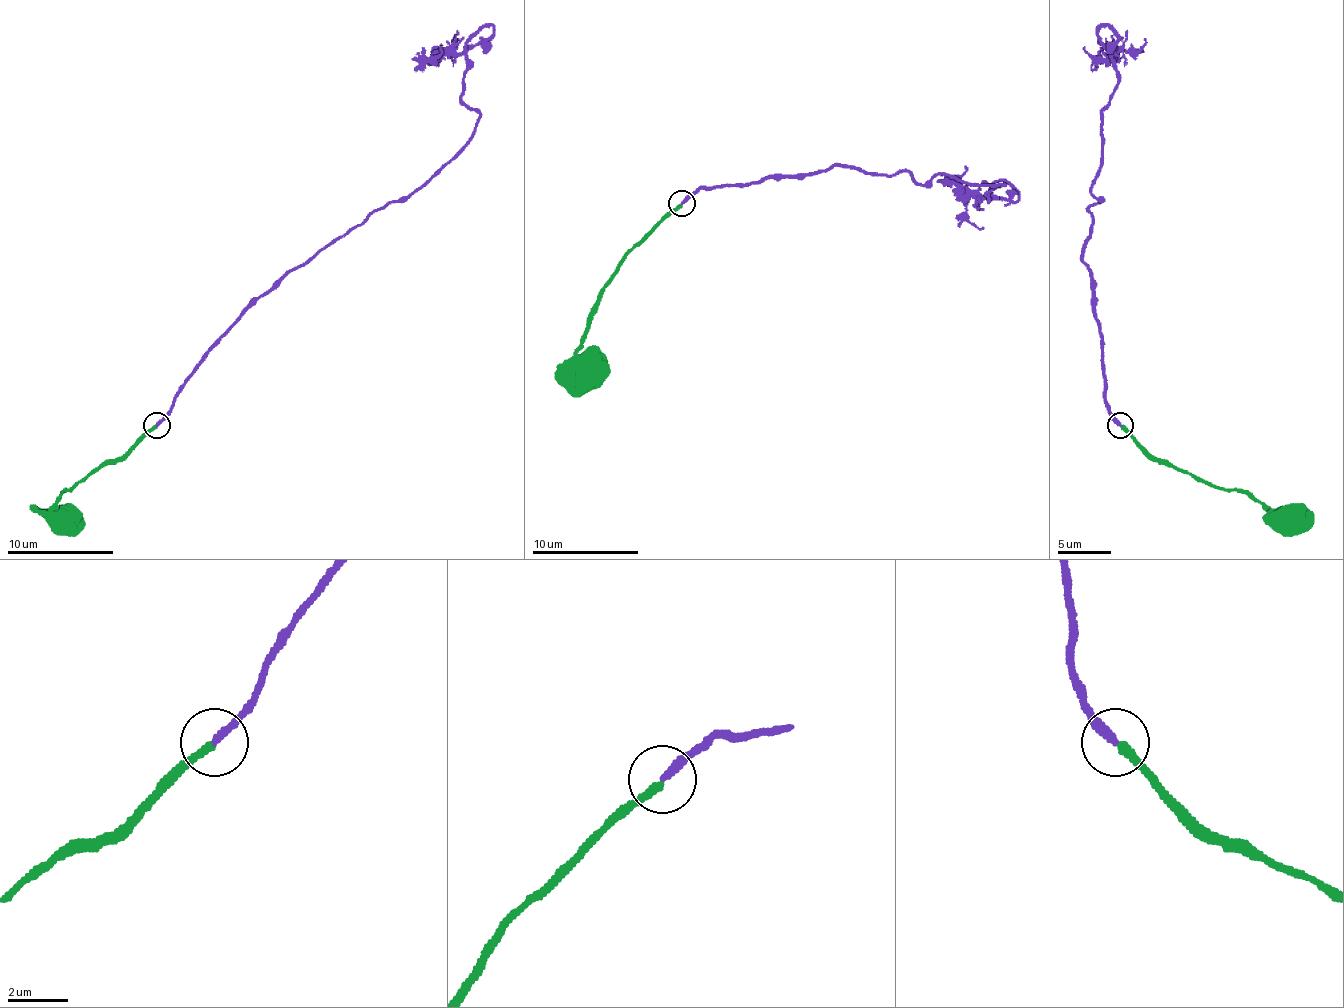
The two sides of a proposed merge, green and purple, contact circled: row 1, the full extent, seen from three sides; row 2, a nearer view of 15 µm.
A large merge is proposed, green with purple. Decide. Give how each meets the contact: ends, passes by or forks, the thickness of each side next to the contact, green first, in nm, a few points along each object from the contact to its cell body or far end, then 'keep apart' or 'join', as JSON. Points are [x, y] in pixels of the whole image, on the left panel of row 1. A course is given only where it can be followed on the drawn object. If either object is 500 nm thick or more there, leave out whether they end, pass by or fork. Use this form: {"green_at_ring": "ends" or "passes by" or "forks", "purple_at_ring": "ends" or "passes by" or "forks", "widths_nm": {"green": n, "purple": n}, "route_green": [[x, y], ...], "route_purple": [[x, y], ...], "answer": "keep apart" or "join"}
{"green_at_ring": "ends", "purple_at_ring": "ends", "widths_nm": {"green": 240, "purple": 260}, "route_green": [[156, 424], [121, 456], [108, 459], [60, 496], [57, 510], [63, 520]], "route_purple": [[156, 424], [243, 313], [467, 143], [477, 113], [461, 100], [467, 60], [440, 52], [459, 39]], "answer": "keep apart"}

